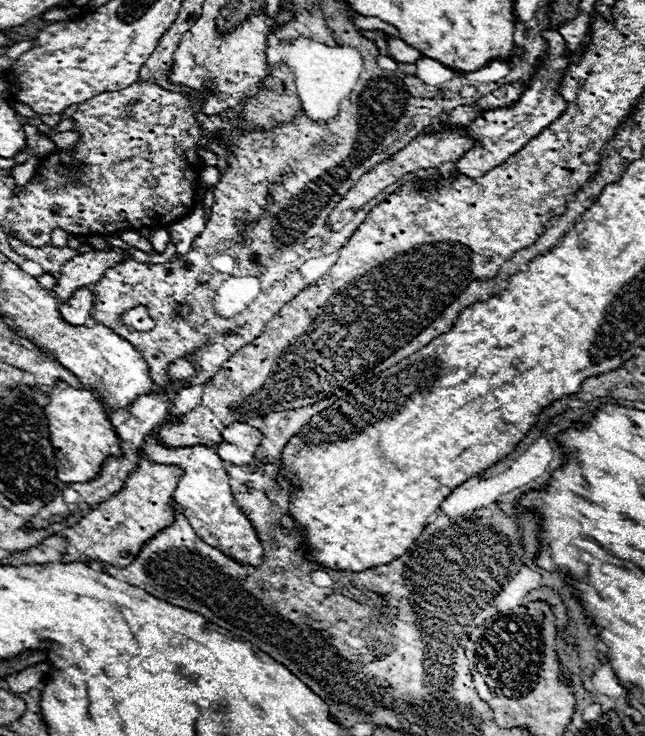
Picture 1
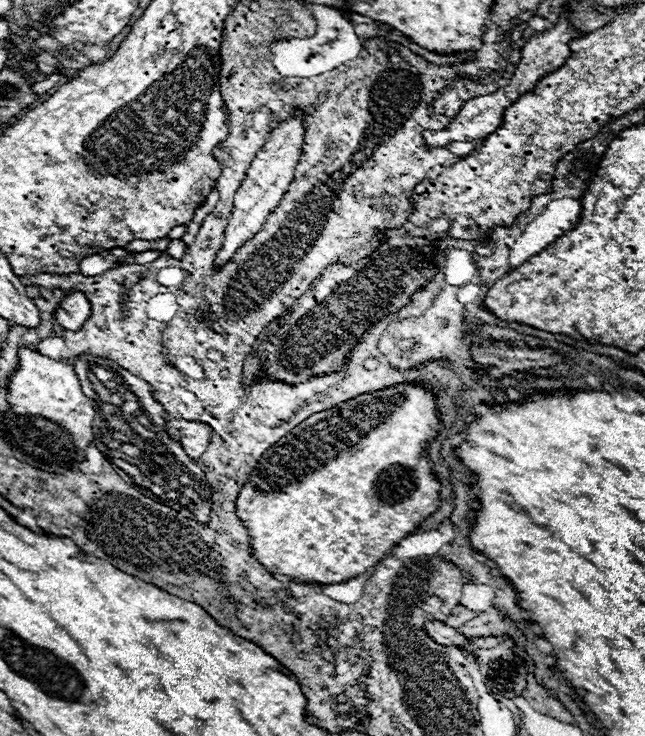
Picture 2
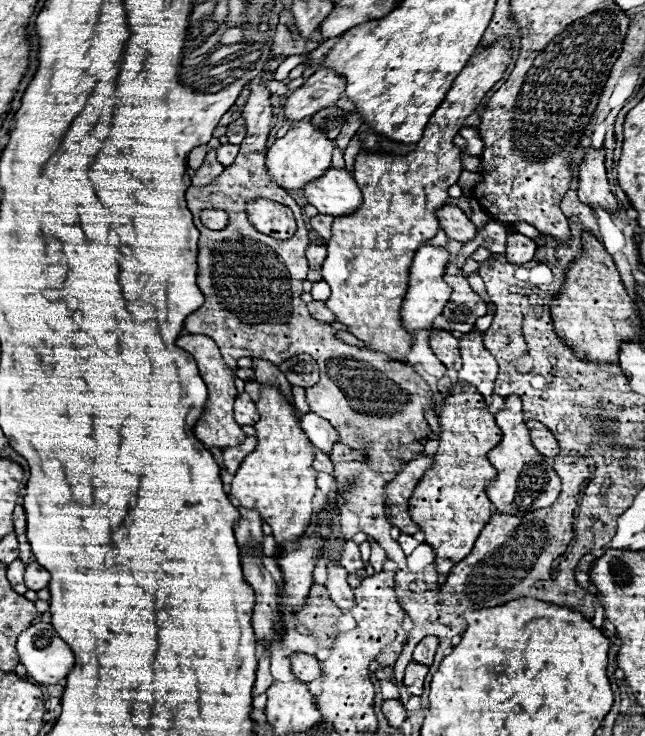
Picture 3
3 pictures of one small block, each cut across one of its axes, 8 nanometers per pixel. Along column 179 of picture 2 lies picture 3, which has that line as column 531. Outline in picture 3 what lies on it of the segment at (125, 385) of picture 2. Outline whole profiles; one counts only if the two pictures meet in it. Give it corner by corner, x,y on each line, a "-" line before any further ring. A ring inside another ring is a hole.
512,394
506,398
504,408
496,412
496,424
502,428
502,440
496,448
492,448
492,452
488,452
488,460
498,470
498,478
492,484
488,484
488,496
496,512
524,514
536,508
552,506
560,496
562,482
556,476
548,458
542,456
530,442
524,414
522,414
520,396

